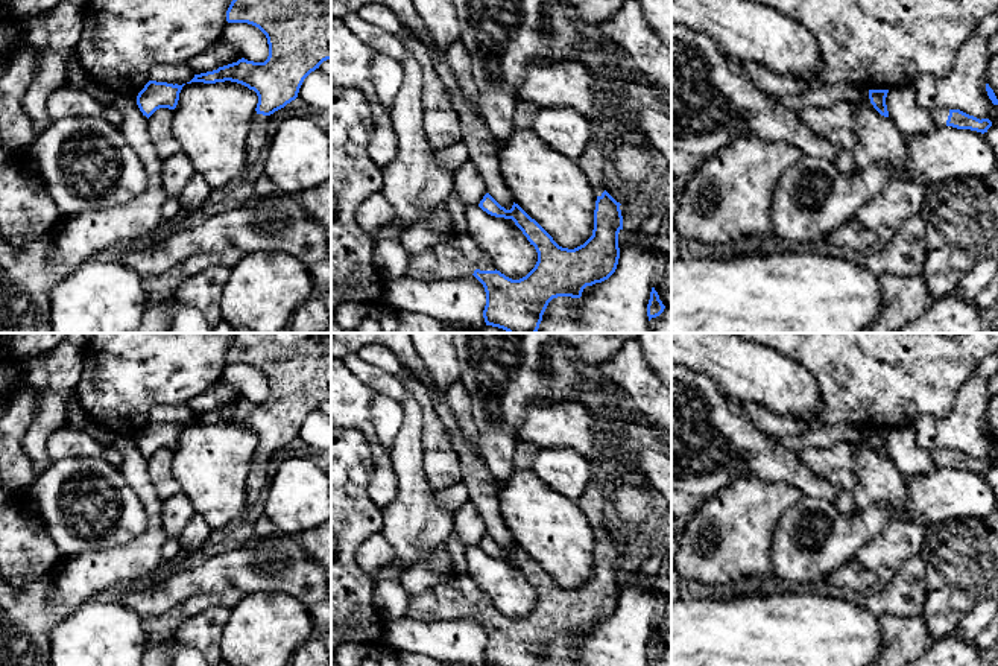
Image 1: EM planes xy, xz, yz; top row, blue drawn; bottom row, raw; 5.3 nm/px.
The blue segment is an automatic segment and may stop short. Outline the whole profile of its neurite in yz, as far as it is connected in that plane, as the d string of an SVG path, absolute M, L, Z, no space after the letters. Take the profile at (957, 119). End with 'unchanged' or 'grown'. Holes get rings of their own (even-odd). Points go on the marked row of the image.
M931 108L930 109L931 119L937 126L952 126L957 129L971 129L977 132L987 132L992 126L989 119L977 119L969 116L960 109L946 109L946 108Z; grown

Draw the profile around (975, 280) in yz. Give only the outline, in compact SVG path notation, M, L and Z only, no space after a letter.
M989 257L977 263L959 283L955 295L966 304L977 307L977 295L984 290L987 283L998 271L996 257Z

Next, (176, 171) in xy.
M184 152L163 160L161 179L166 193L179 198L194 172L193 163Z

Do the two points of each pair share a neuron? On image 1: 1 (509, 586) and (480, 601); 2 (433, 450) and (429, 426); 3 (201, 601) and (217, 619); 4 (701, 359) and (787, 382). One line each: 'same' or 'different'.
1: different
2: same
3: different
4: same

